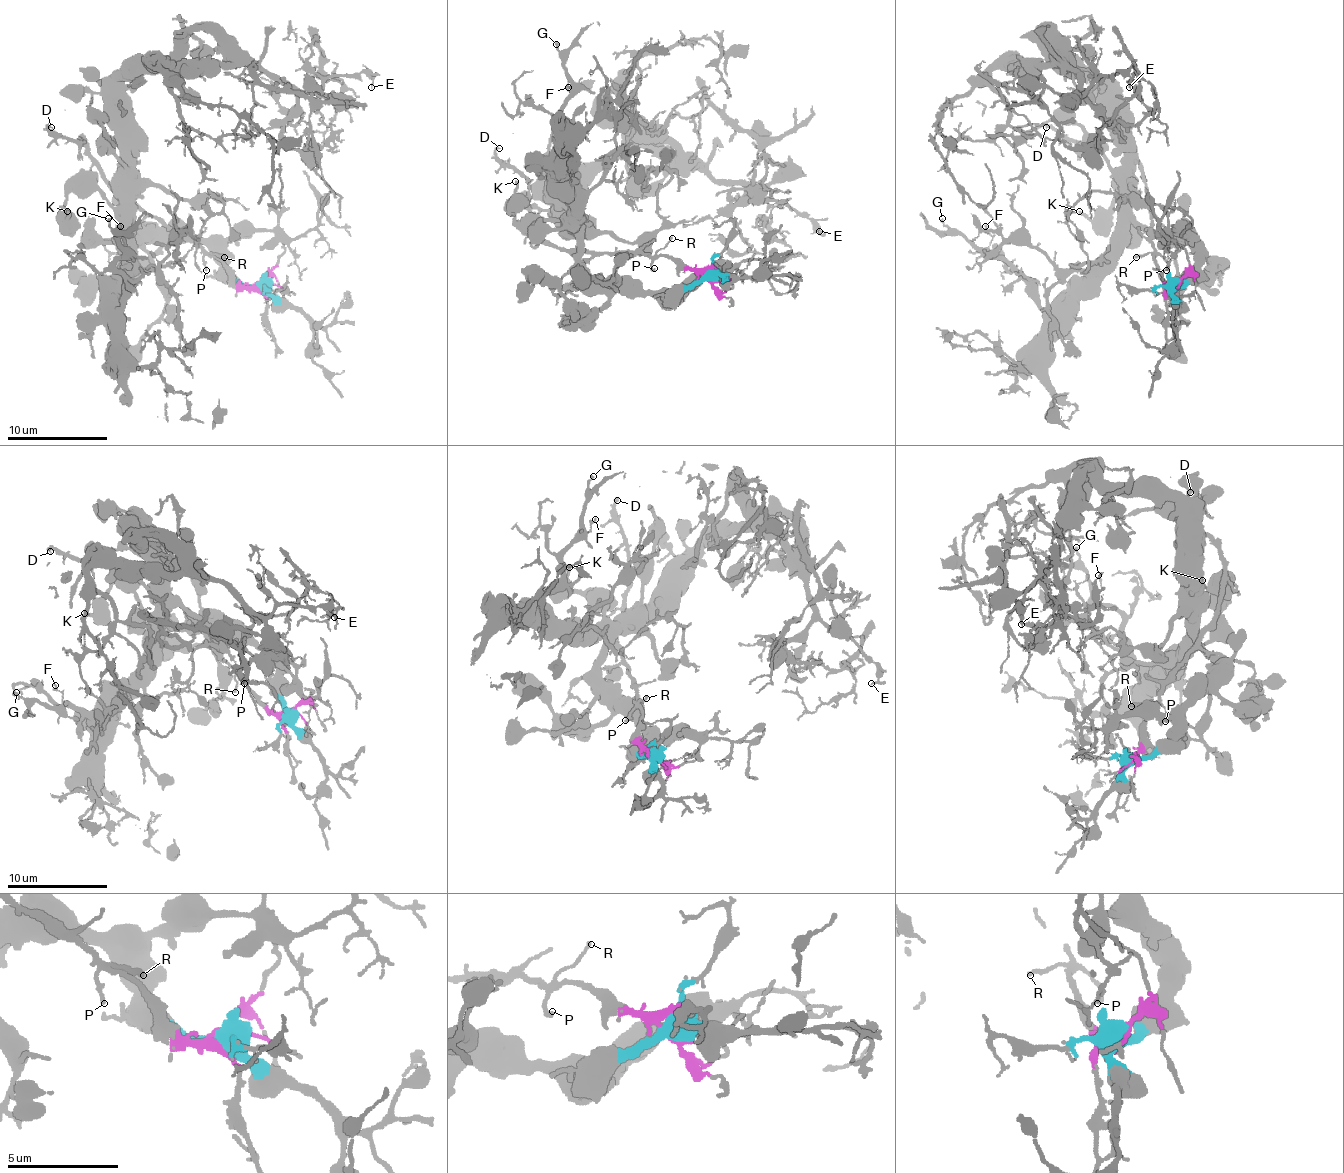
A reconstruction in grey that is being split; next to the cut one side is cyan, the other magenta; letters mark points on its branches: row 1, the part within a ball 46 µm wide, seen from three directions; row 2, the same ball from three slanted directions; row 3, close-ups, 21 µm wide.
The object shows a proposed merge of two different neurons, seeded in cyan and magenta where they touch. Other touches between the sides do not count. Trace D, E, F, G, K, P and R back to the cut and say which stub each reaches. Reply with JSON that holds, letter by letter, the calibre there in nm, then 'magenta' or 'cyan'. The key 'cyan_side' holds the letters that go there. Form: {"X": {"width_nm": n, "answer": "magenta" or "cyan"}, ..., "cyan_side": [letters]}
{"D": {"width_nm": 180, "answer": "magenta"}, "E": {"width_nm": 90, "answer": "cyan"}, "F": {"width_nm": 160, "answer": "cyan"}, "G": {"width_nm": 170, "answer": "cyan"}, "K": {"width_nm": 200, "answer": "cyan"}, "P": {"width_nm": 170, "answer": "magenta"}, "R": {"width_nm": 150, "answer": "magenta"}, "cyan_side": ["E", "F", "G", "K"]}

